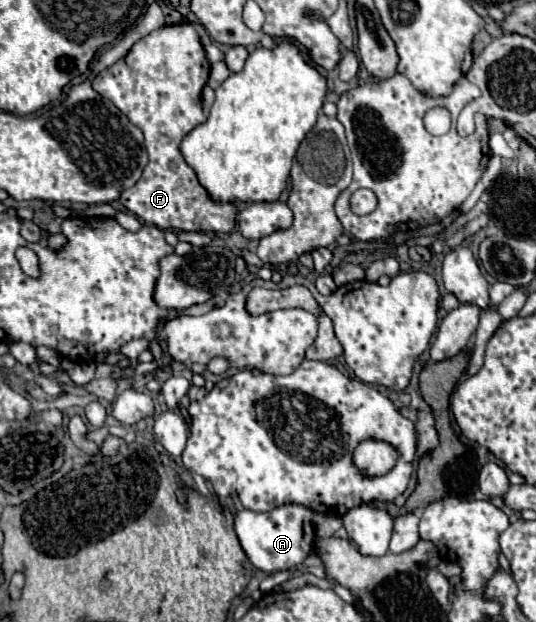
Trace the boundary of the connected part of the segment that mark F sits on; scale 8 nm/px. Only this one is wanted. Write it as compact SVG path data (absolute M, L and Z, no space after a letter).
M180 23L172 27L162 27L146 35L144 39L136 41L132 49L118 59L112 67L104 69L96 75L92 81L92 87L102 97L110 99L136 127L144 133L144 143L148 151L148 165L138 179L138 183L120 195L120 203L134 215L138 215L142 221L156 225L160 229L174 229L174 231L200 231L200 233L230 233L236 227L236 209L234 203L222 203L214 201L210 193L200 185L194 169L184 161L180 153L180 143L190 129L196 129L206 121L206 115L202 111L202 89L210 75L210 63L206 59L204 47L198 39L198 33L194 31L192 23Z

